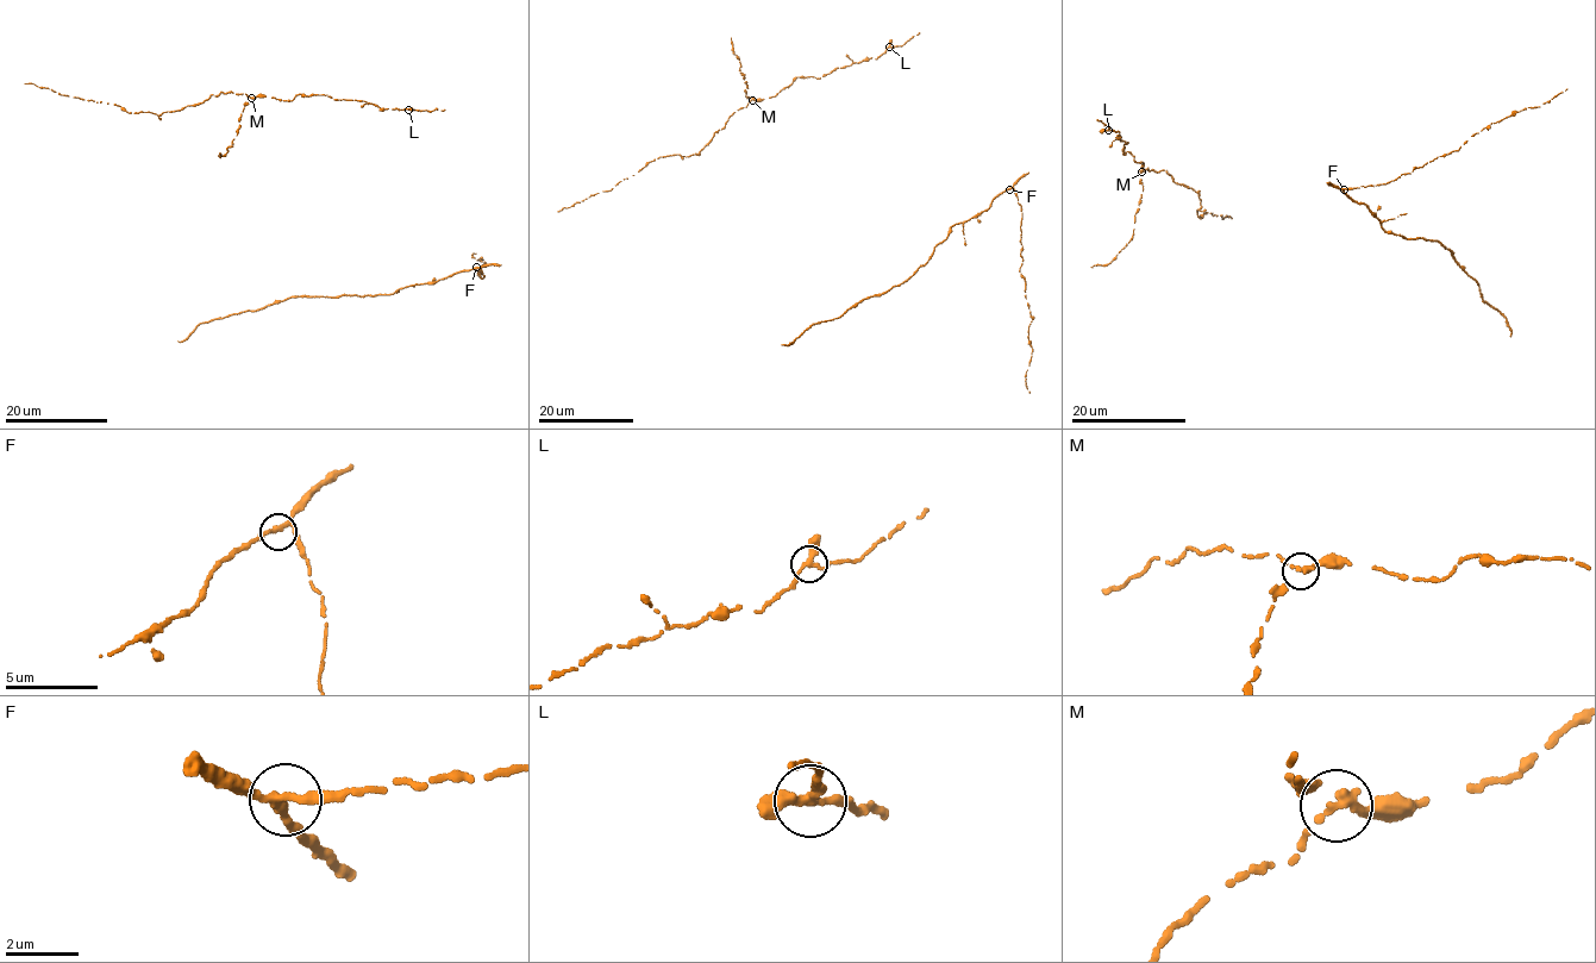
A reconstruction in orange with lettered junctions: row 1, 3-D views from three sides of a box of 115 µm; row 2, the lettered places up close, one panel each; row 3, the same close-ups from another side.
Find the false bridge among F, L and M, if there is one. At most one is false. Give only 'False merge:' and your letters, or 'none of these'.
False merge: M

